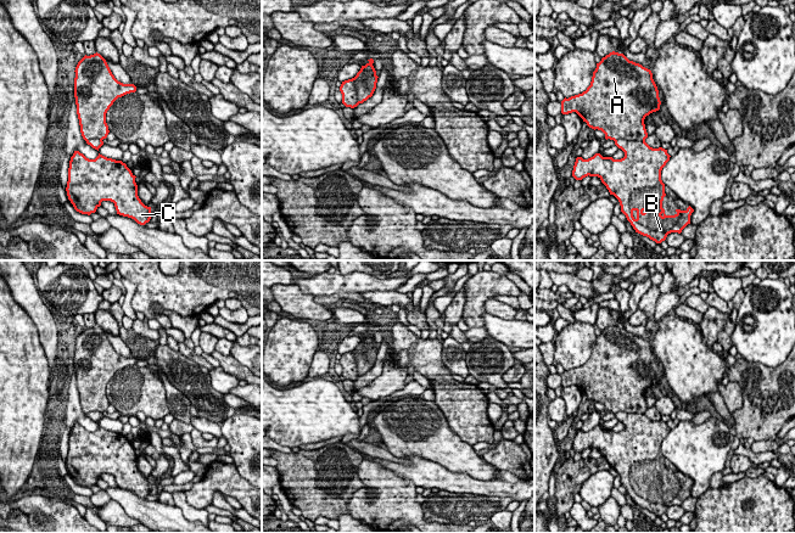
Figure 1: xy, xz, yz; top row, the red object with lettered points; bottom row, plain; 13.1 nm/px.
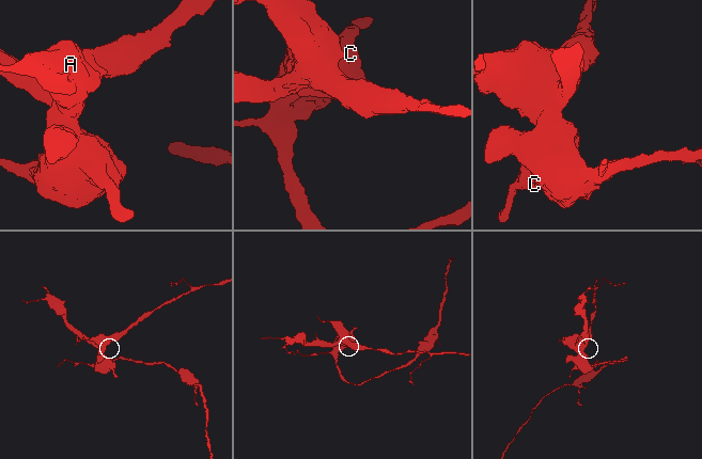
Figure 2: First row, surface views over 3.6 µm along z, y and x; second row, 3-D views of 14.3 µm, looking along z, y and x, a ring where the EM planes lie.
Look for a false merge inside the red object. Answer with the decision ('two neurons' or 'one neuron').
two neurons

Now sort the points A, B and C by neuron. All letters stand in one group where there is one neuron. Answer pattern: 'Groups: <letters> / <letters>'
Groups: A / B C

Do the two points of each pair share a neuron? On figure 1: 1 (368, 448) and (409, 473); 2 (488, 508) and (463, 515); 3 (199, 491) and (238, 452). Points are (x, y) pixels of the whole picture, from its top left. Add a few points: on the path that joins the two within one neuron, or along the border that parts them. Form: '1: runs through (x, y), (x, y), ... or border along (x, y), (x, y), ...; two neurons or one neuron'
1: border along (362, 453), (392, 461), (410, 463); two neurons
2: runs through (482, 508), (469, 509); one neuron
3: border along (234, 464), (236, 470), (248, 482); two neurons

